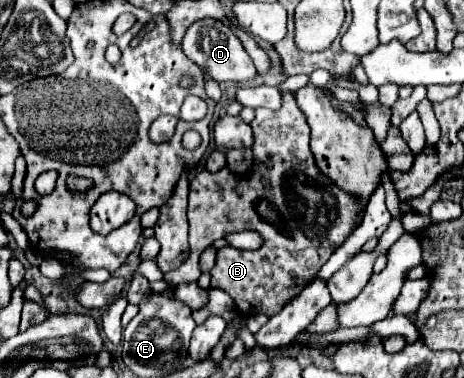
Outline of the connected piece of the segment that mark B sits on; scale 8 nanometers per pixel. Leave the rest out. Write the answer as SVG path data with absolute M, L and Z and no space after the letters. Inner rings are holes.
M283 93L279 111L259 107L249 125L253 127L253 163L249 173L241 175L223 167L215 173L201 169L191 177L187 207L190 254L181 267L165 273L164 279L169 285L198 281L200 256L215 239L231 231L257 231L263 237L259 249L241 251L223 247L217 251L217 265L211 269L211 287L227 291L243 315L265 313L273 317L317 275L331 253L359 225L361 217L357 201L317 167L309 147L311 129L293 93ZM315 193L317 209L309 209L303 199Z

